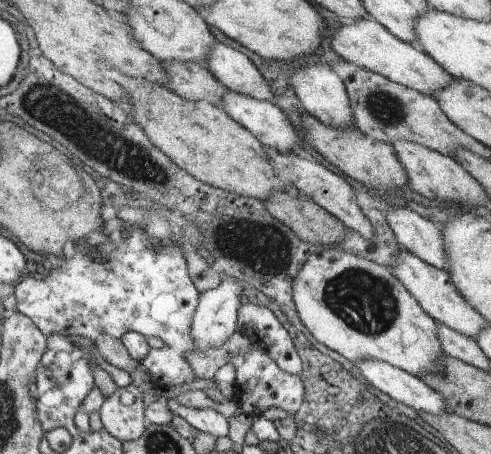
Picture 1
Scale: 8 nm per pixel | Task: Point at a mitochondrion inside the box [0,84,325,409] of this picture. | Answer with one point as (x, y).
(56, 103)

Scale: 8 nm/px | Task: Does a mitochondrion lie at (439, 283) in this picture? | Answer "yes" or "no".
no

